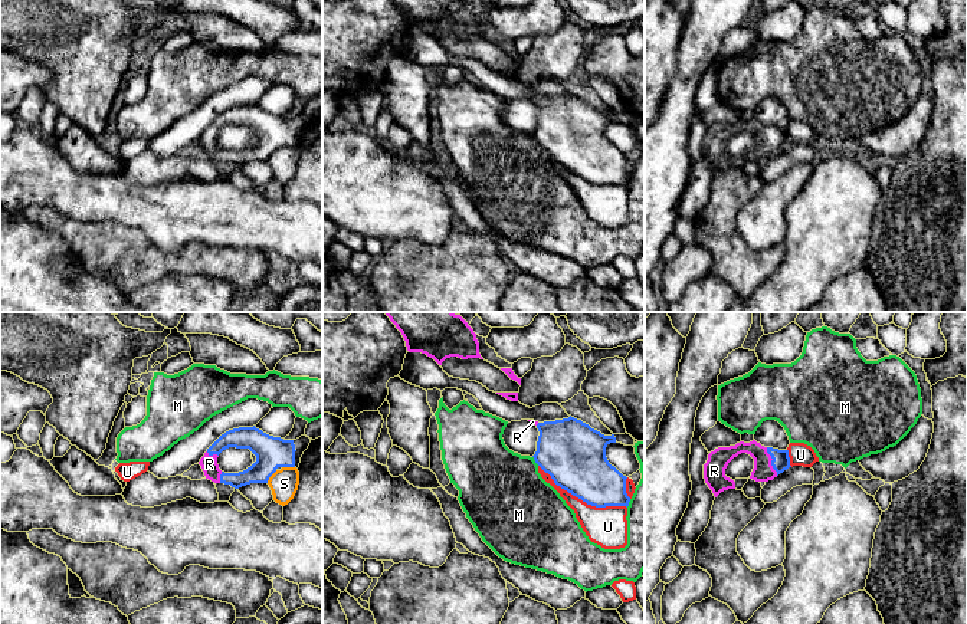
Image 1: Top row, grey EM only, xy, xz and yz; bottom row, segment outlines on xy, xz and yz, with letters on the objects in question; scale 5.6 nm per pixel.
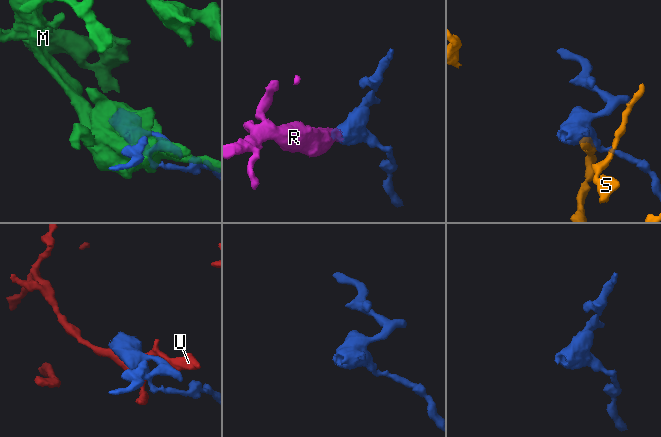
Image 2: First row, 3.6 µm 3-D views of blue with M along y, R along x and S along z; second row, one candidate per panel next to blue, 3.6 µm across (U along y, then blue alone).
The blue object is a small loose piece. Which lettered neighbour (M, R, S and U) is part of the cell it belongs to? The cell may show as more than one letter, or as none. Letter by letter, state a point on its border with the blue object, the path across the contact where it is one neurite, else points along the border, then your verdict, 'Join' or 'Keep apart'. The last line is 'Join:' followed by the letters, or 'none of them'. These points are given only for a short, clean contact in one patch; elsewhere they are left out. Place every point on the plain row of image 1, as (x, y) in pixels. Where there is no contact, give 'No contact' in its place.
M: Touches blue at xz (534, 137). Keep apart
R: Touches blue at yz (772, 140). Path across: yz (780, 140), (772, 140), (763, 148). Join
S: Touches blue at xy (288, 144). Keep apart
U: Touches blue at xz (582, 177). Keep apart
Join: R

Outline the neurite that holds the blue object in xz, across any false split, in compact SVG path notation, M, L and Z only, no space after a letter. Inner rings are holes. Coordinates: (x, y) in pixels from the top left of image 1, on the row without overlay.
M574 95L538 101L535 141L554 161L596 185L629 184L626 154L606 135L606 125L616 121Z

